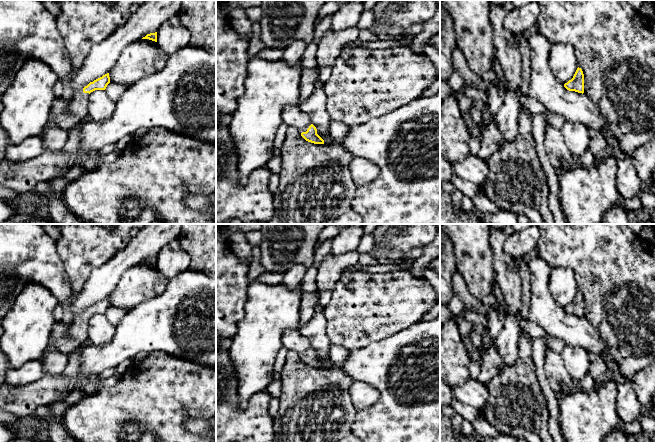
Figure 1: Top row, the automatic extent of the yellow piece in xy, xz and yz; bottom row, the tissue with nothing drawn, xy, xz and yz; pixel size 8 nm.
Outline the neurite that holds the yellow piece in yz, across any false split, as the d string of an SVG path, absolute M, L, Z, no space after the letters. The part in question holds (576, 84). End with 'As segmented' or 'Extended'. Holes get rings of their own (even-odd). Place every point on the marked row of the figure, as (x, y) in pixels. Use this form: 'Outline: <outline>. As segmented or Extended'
Outline: M577 68L573 78L564 84L569 91L584 93L584 74L581 68Z. As segmented

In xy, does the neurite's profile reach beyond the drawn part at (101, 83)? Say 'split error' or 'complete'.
split error

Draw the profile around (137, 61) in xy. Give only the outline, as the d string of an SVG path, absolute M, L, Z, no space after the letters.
M140 39L127 45L115 65L108 71L110 82L122 85L125 89L137 81L155 73L155 62L162 51L158 43Z

